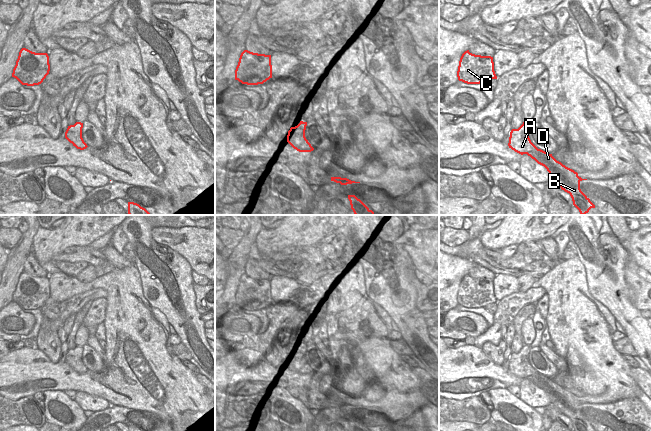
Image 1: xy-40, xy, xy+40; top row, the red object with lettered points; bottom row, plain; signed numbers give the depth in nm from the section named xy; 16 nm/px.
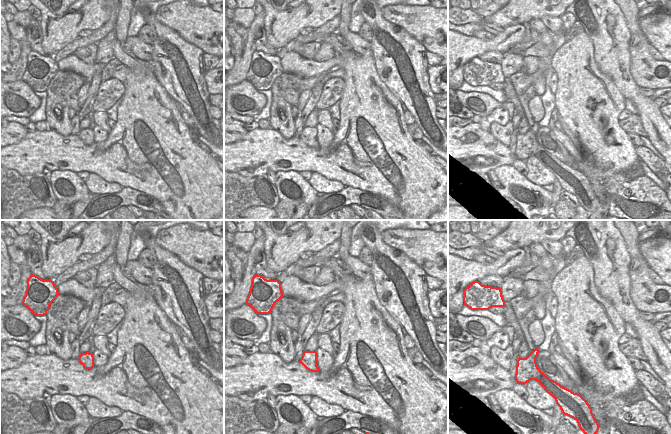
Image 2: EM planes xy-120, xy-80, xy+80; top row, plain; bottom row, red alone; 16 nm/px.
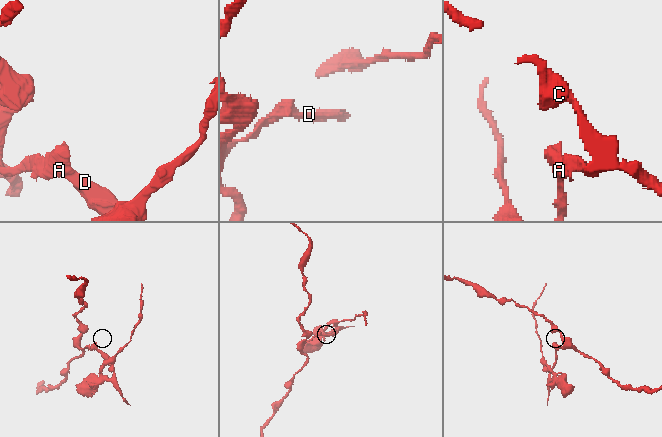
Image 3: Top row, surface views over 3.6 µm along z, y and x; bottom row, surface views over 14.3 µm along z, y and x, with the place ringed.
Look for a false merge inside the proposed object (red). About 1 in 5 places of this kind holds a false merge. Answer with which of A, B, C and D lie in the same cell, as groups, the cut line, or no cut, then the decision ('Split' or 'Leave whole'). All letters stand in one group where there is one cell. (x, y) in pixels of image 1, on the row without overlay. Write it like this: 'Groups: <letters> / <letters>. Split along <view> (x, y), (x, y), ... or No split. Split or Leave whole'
Groups: A C / B D. Split along xy+40 (536, 371), (526, 377). Split.

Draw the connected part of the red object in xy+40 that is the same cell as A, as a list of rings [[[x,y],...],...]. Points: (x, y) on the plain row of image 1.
[[[524,344],[518,353],[512,353],[510,356],[508,370],[521,379],[527,378],[537,372],[529,362],[530,348],[531,346]]]

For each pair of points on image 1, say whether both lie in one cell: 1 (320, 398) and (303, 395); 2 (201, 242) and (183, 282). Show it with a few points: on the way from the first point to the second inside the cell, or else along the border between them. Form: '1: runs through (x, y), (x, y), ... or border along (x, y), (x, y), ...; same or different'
1: runs through (316, 398), (307, 396); same
2: border along (173, 250), (177, 251), (193, 270); different

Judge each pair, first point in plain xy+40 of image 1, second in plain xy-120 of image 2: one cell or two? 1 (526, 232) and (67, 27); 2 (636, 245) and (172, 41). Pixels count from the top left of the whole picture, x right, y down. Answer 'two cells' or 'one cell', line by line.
1: one cell
2: two cells

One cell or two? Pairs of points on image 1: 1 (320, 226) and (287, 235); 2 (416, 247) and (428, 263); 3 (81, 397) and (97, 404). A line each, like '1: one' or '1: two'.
1: one
2: one
3: one

